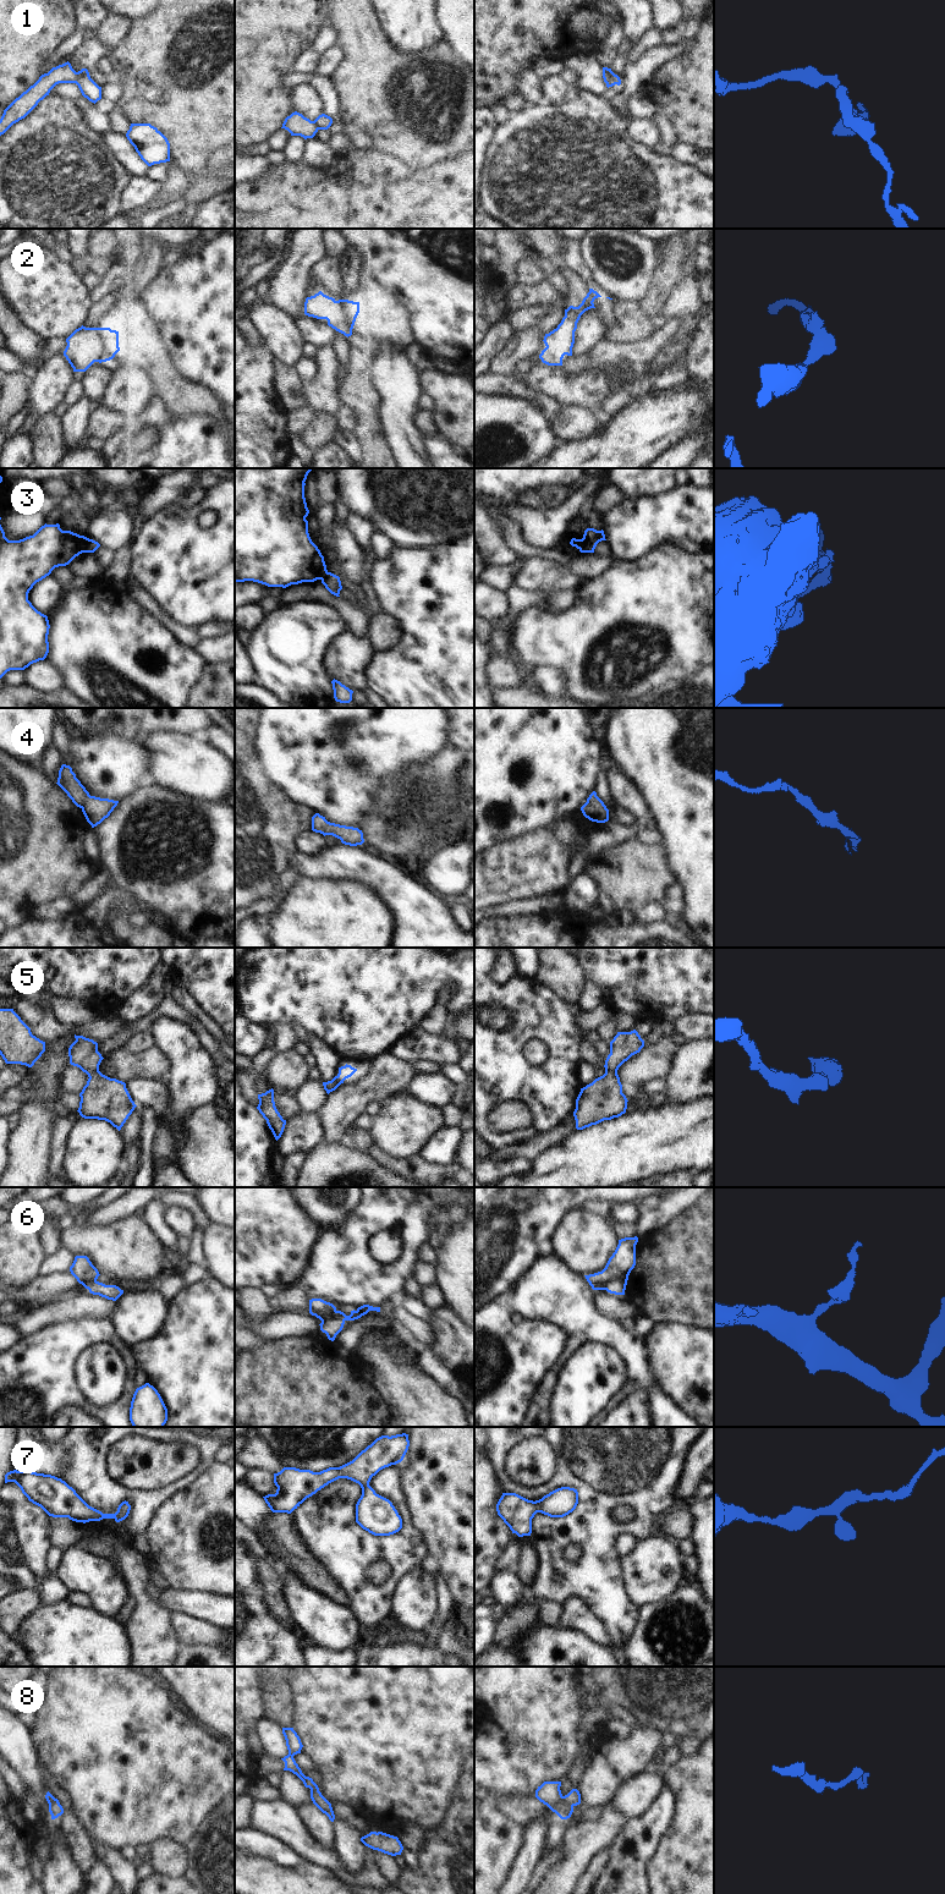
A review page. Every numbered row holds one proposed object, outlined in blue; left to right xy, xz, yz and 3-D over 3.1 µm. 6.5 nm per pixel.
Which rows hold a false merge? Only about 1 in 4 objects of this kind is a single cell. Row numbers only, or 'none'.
1, 3, 6, 8.

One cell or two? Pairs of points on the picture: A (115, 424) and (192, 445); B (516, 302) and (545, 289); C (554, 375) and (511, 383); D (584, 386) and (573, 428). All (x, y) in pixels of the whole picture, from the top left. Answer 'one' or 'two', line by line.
A: two
B: one
C: two
D: two

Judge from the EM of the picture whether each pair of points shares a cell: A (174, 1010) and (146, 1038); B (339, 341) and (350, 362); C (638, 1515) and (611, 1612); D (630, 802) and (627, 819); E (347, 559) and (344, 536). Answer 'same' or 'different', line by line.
A: different
B: different
C: same
D: different
E: same

